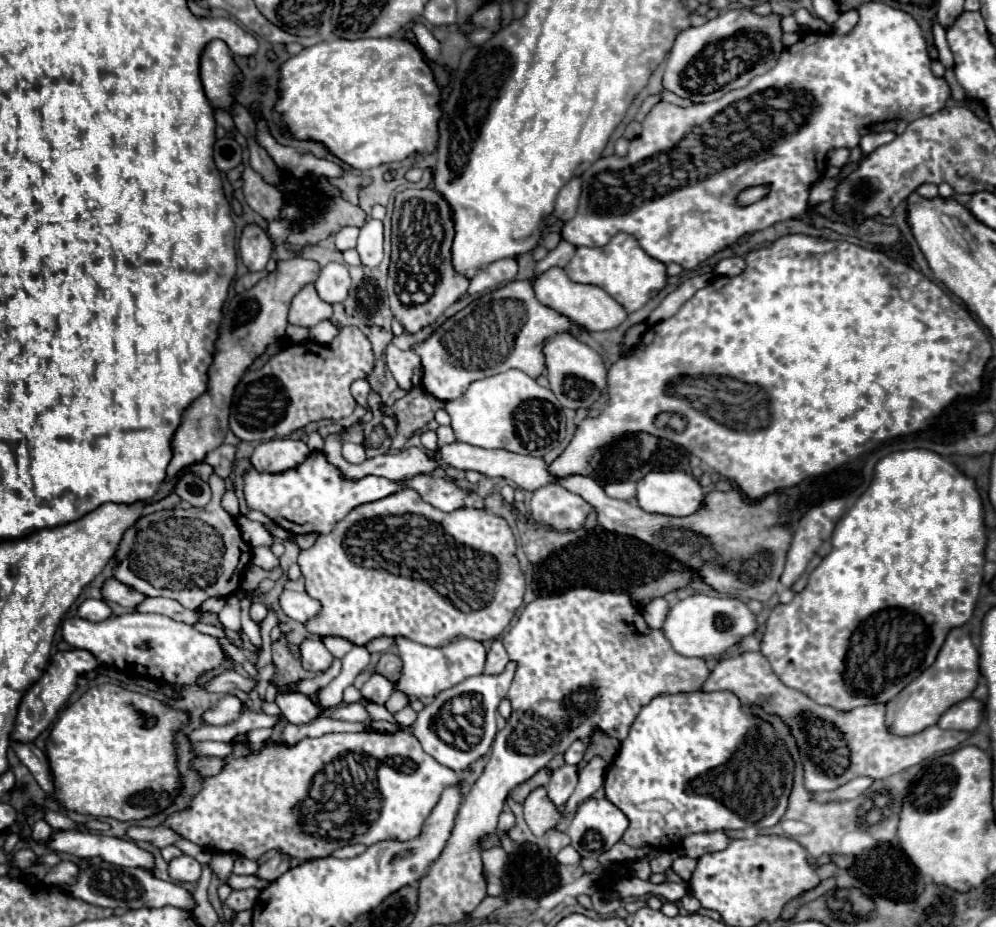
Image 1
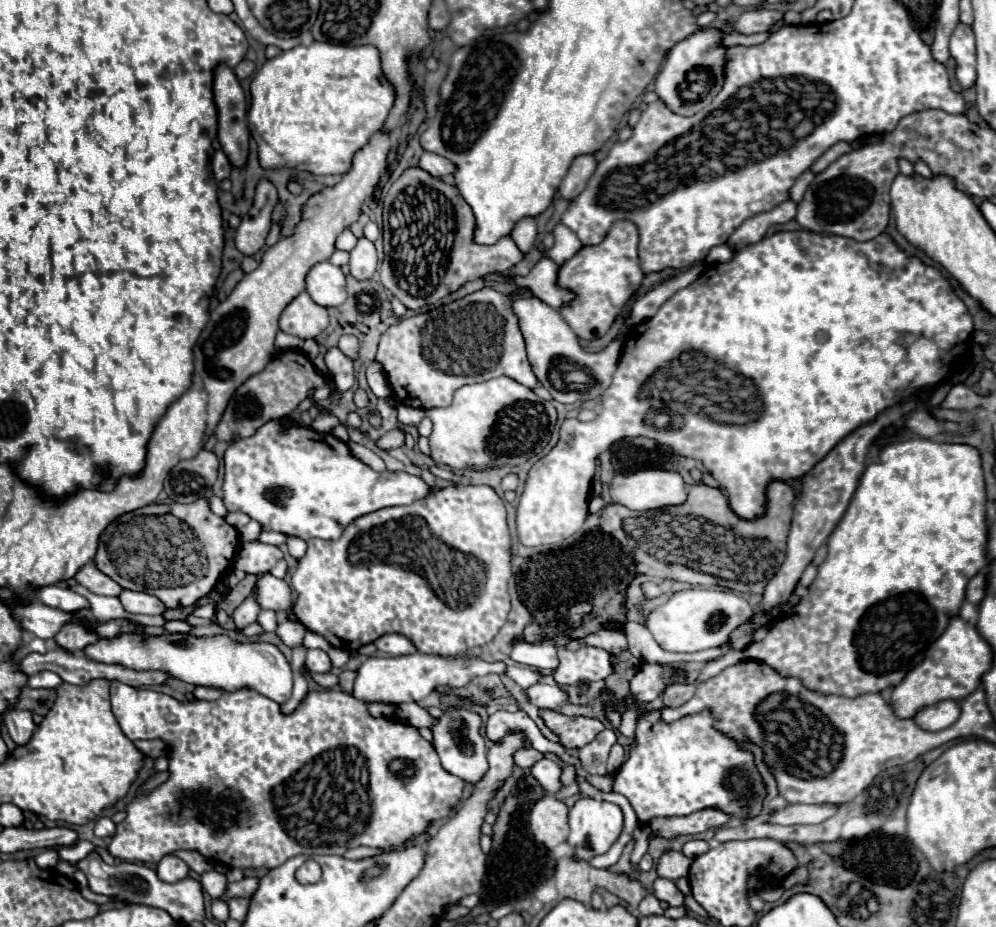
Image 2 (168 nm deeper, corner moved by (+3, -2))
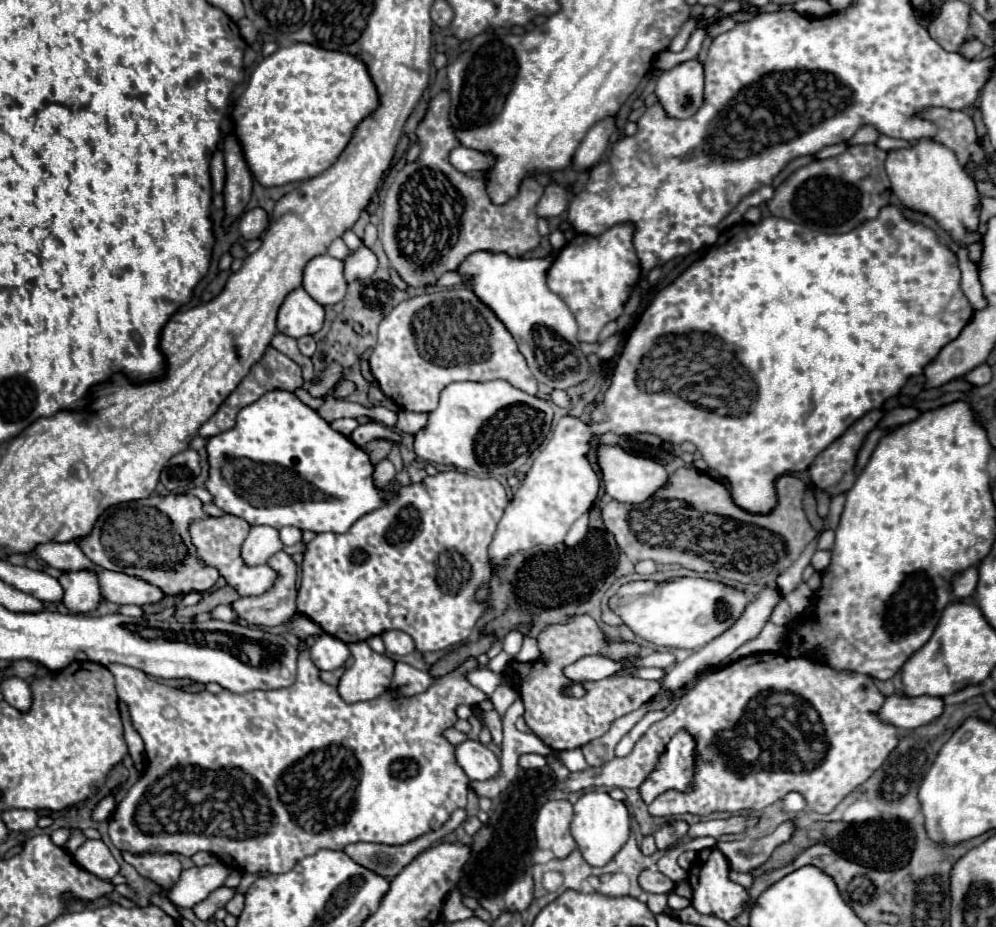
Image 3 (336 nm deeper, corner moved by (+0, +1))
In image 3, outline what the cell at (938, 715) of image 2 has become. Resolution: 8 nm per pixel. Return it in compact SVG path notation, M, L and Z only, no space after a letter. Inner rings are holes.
M887 695L877 717L897 729L915 729L931 723L943 713L943 699L939 697L907 697Z

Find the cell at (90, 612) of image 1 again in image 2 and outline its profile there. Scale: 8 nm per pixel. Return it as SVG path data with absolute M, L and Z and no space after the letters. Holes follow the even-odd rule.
M46 586L36 592L36 598L50 608L58 608L70 614L90 610L90 602L84 596L72 592L70 588L62 588L62 586Z

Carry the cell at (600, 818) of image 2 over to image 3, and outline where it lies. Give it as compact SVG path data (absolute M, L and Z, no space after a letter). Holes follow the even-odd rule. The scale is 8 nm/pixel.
M587 791L573 805L573 811L571 835L577 841L577 847L583 853L585 861L591 865L607 865L607 861L611 861L611 857L629 839L629 811L625 803L611 799L611 795L605 791Z

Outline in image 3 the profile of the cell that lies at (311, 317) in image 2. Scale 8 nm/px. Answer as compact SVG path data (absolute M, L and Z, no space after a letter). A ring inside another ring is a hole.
M299 287L285 297L277 315L277 331L295 339L313 335L323 327L323 319L323 307L313 301L303 287Z

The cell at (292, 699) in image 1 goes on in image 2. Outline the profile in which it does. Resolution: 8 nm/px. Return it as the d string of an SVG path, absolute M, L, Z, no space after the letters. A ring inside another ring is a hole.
M126 634L114 640L98 640L84 654L96 662L122 664L134 670L166 670L170 676L194 686L214 686L226 692L252 688L262 696L284 704L292 696L292 670L282 652L272 644L236 644L228 636L196 638L192 634L170 636L138 636Z

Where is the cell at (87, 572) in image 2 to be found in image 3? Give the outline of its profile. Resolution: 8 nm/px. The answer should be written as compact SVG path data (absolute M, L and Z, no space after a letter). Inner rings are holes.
M43 543L37 545L35 555L41 557L47 565L59 569L59 571L79 571L79 569L97 569L91 561L87 561L87 557L83 557L83 551L73 543Z

